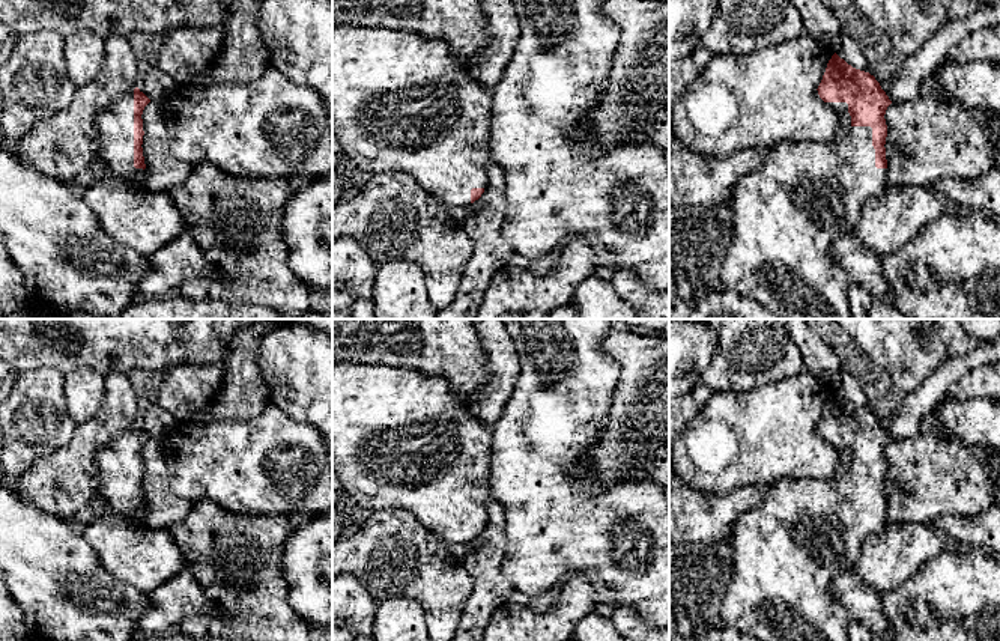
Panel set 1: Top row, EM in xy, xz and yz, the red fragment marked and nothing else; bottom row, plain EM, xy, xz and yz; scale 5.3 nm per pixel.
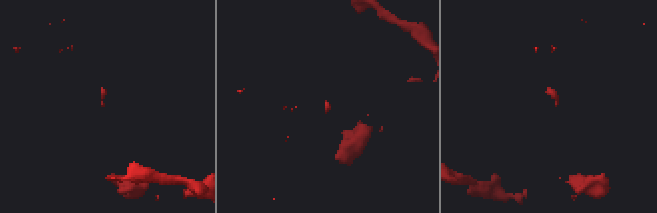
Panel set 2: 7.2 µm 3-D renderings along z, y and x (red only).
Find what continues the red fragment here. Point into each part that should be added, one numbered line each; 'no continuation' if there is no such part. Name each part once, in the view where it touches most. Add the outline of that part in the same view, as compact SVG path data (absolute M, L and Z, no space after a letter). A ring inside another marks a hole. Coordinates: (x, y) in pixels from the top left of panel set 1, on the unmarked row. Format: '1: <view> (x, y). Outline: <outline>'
1: xy (115, 461). Outline: M134 429L117 433L95 453L101 482L98 497L107 513L144 525L144 507L134 504Z

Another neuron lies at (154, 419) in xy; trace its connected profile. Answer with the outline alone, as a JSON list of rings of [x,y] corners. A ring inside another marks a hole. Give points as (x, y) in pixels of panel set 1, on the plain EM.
[[[152,400],[140,408],[138,423],[152,439],[159,441],[171,427],[177,424],[177,420],[164,409],[164,406]]]

